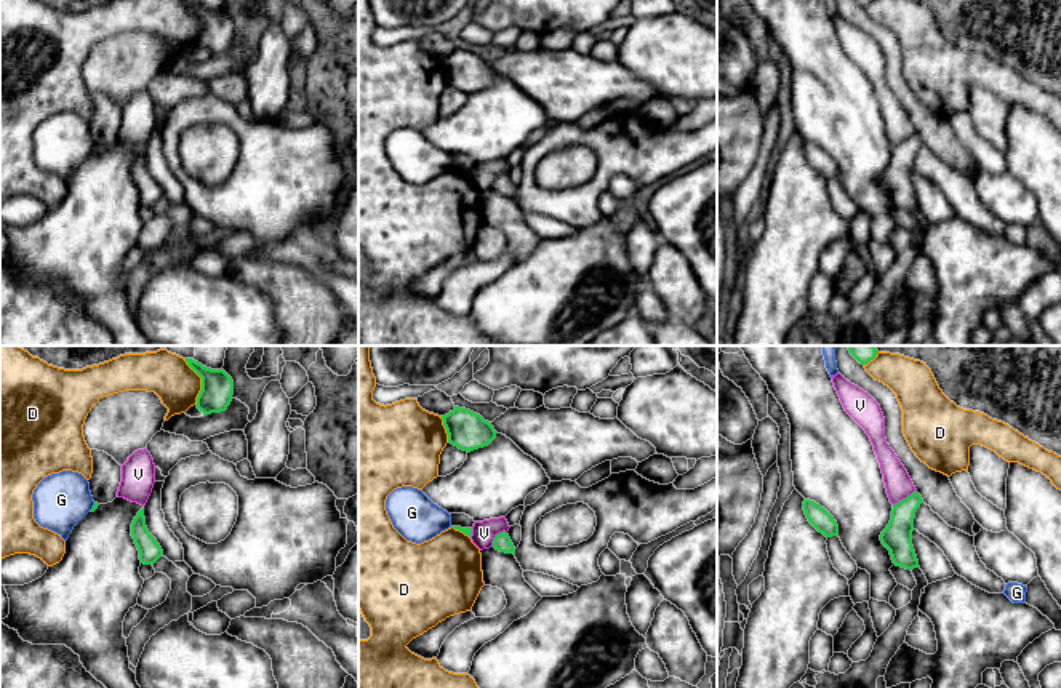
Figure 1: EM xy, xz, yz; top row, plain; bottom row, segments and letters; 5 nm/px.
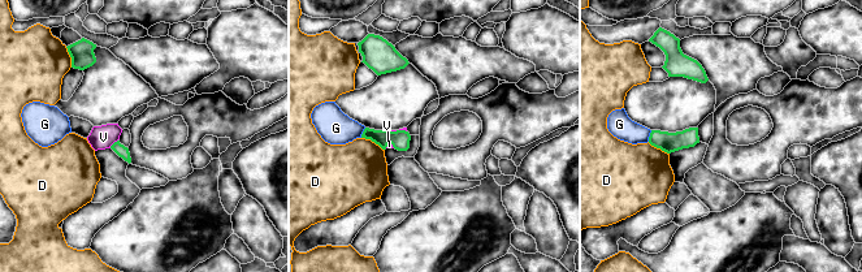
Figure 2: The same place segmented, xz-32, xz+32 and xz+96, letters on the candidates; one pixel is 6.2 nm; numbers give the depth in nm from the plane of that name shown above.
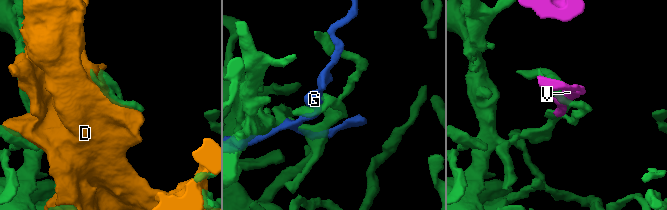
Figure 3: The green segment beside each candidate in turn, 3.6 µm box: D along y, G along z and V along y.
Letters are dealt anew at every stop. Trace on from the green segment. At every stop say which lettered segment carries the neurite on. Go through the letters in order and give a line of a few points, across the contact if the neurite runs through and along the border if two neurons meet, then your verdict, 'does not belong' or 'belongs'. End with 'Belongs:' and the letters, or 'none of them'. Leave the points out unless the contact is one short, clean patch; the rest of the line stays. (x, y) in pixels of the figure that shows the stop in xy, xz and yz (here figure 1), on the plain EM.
D: does not belong
G: does not belong
V: line yz (916, 132), (893, 148); does not belong
Belongs: none of them

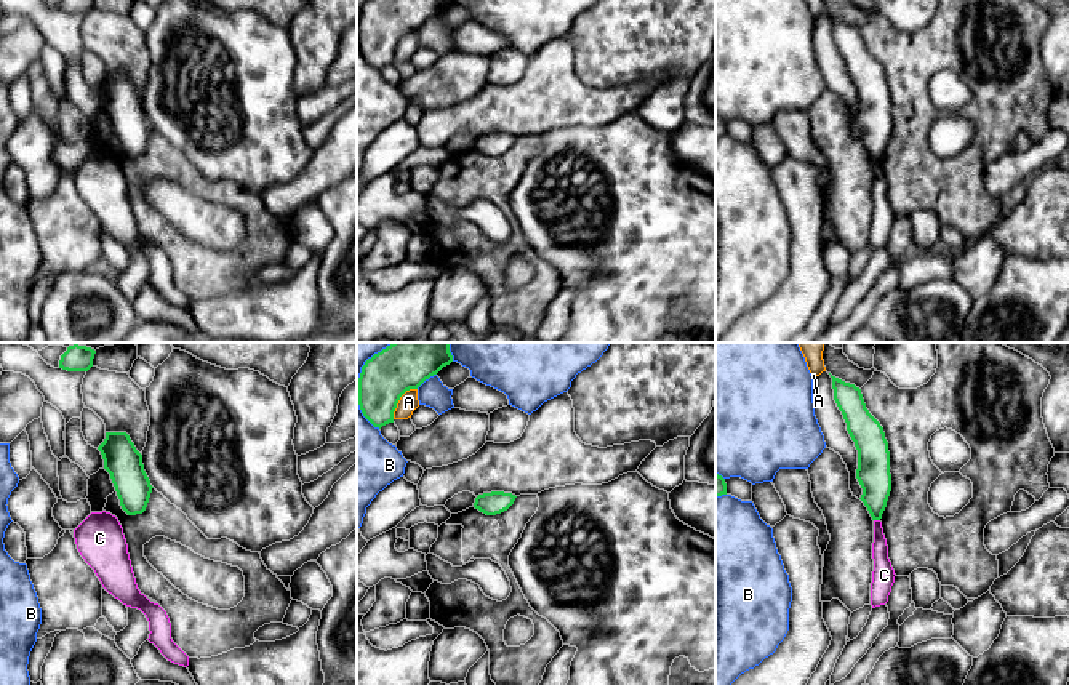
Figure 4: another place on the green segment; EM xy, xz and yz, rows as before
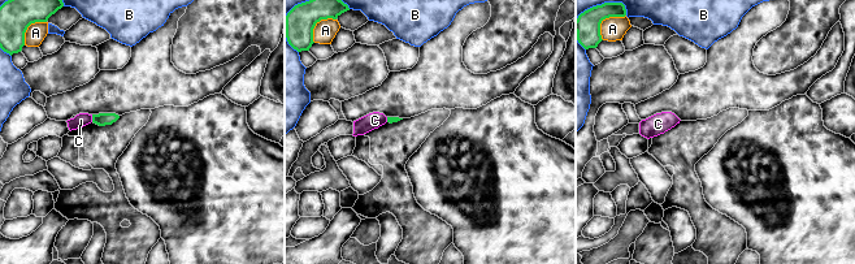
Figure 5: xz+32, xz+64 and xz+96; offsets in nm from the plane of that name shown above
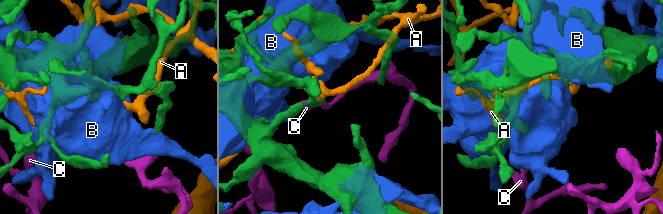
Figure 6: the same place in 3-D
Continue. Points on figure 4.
A: does not belong
B: does not belong
C: line yz (874, 160), (879, 162); does not belong
Belongs: none of them

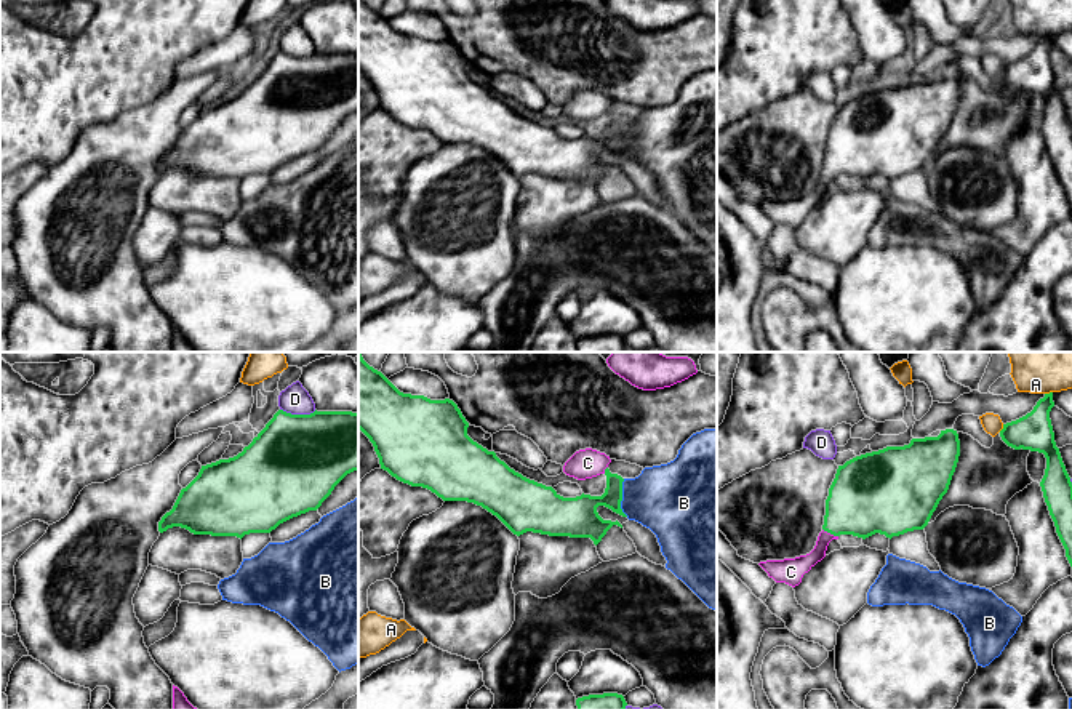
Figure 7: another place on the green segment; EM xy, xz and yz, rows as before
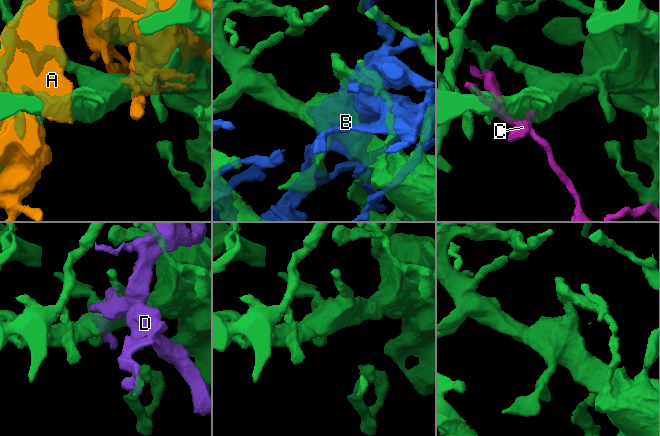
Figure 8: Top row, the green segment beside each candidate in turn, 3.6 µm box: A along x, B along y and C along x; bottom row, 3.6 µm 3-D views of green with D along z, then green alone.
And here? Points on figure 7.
A: does not belong
B: does not belong
C: line yz (864, 140), (831, 175), (821, 189), (796, 210); belongs
D: does not belong
Belongs: C

